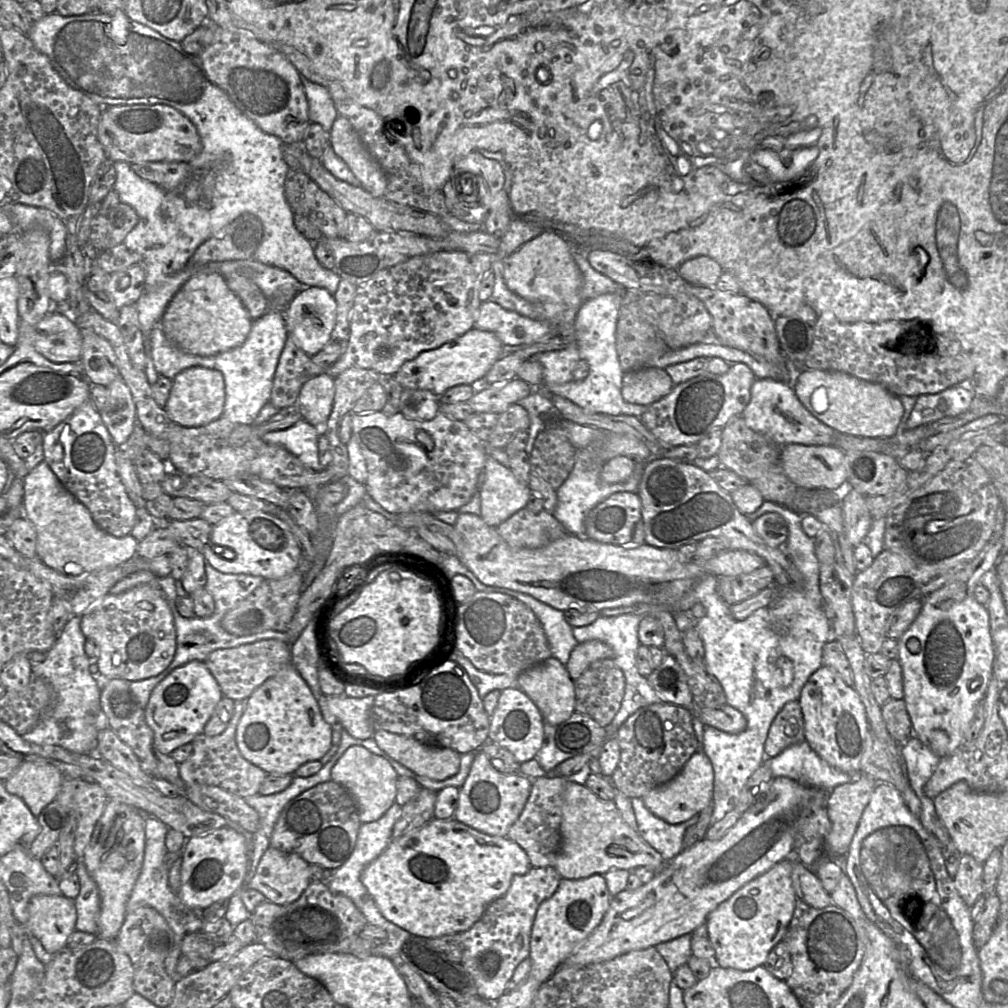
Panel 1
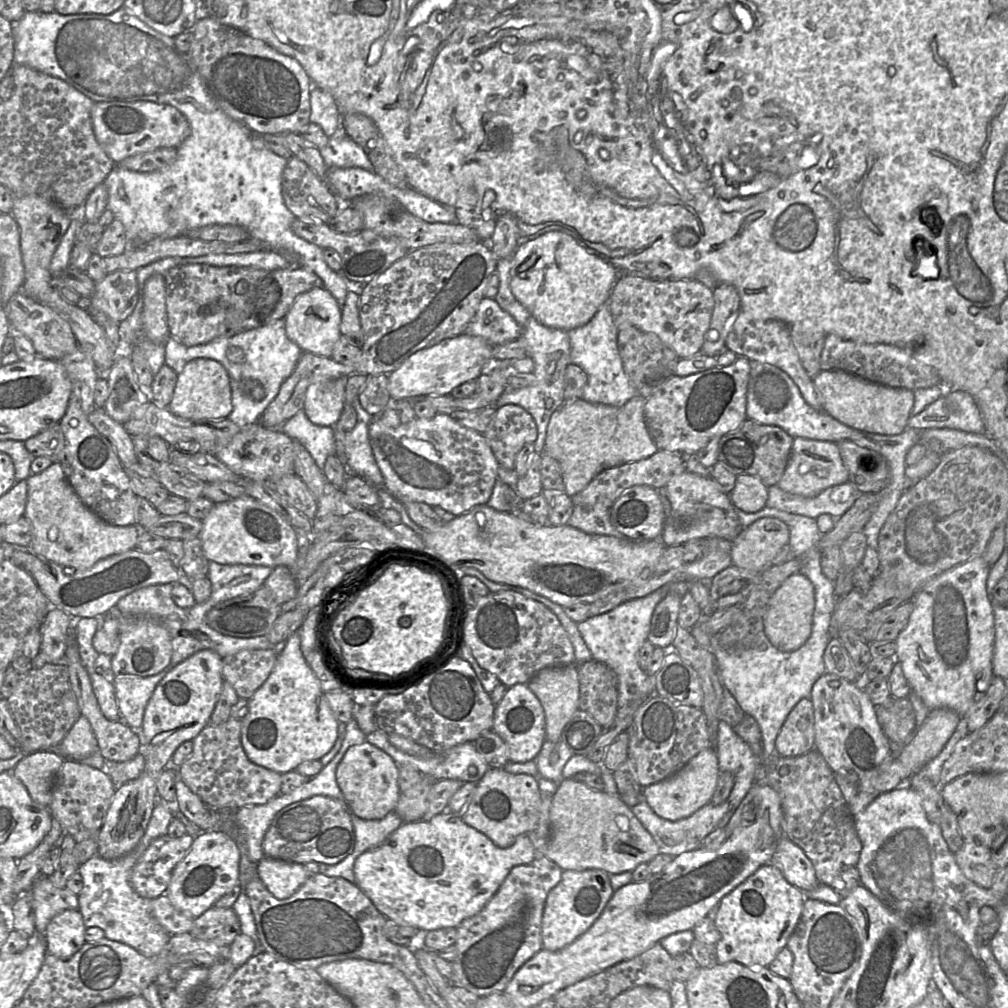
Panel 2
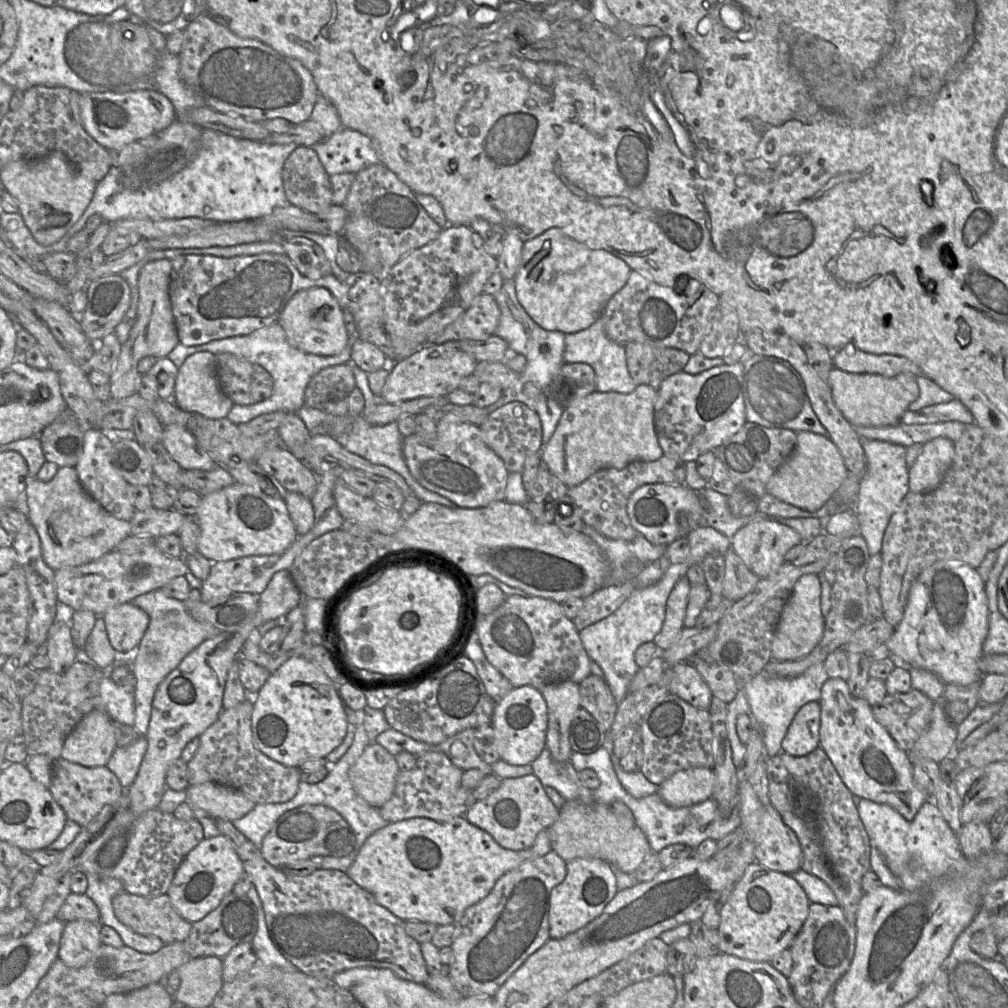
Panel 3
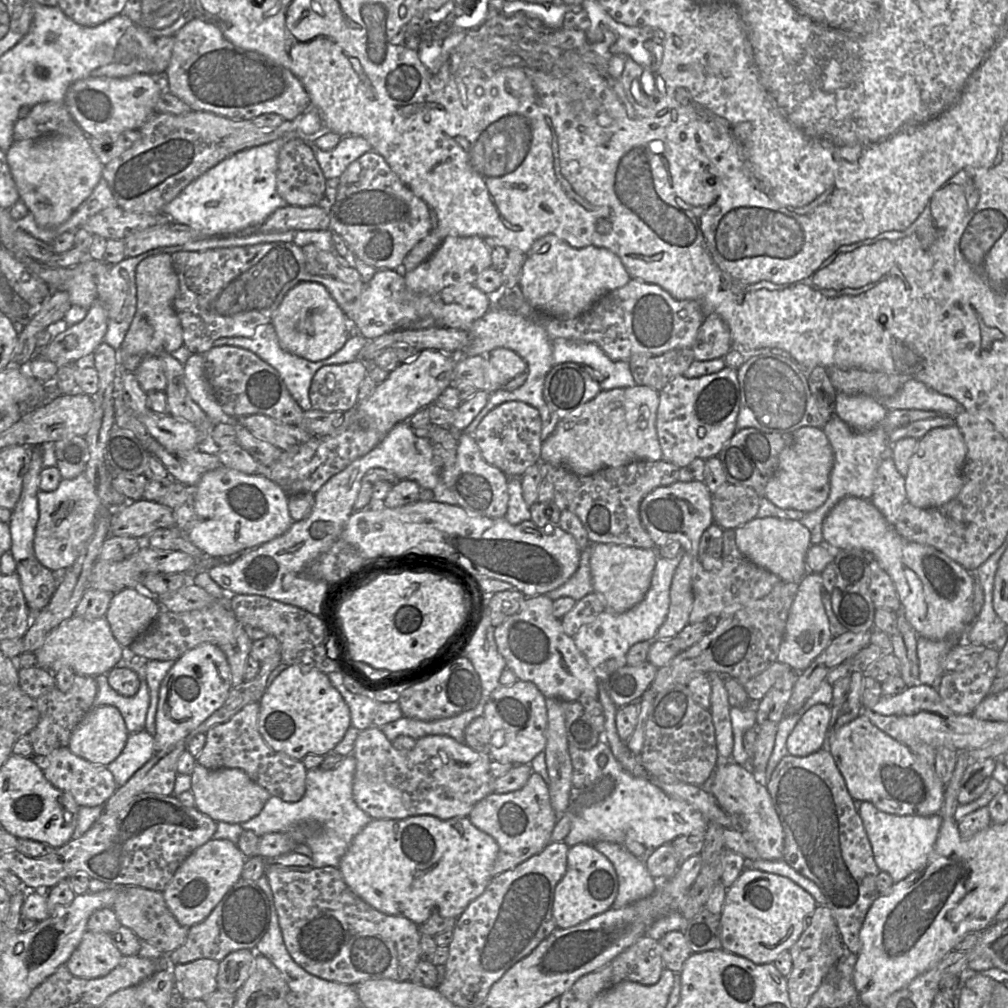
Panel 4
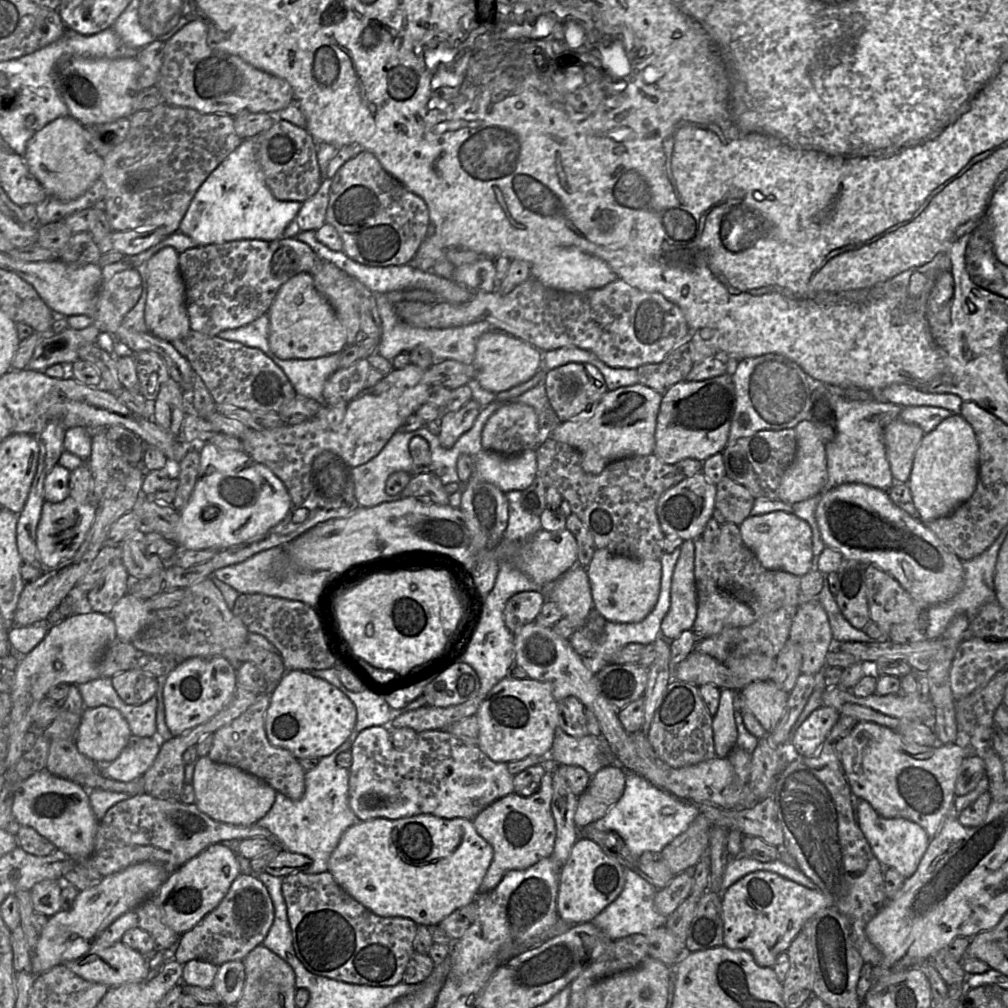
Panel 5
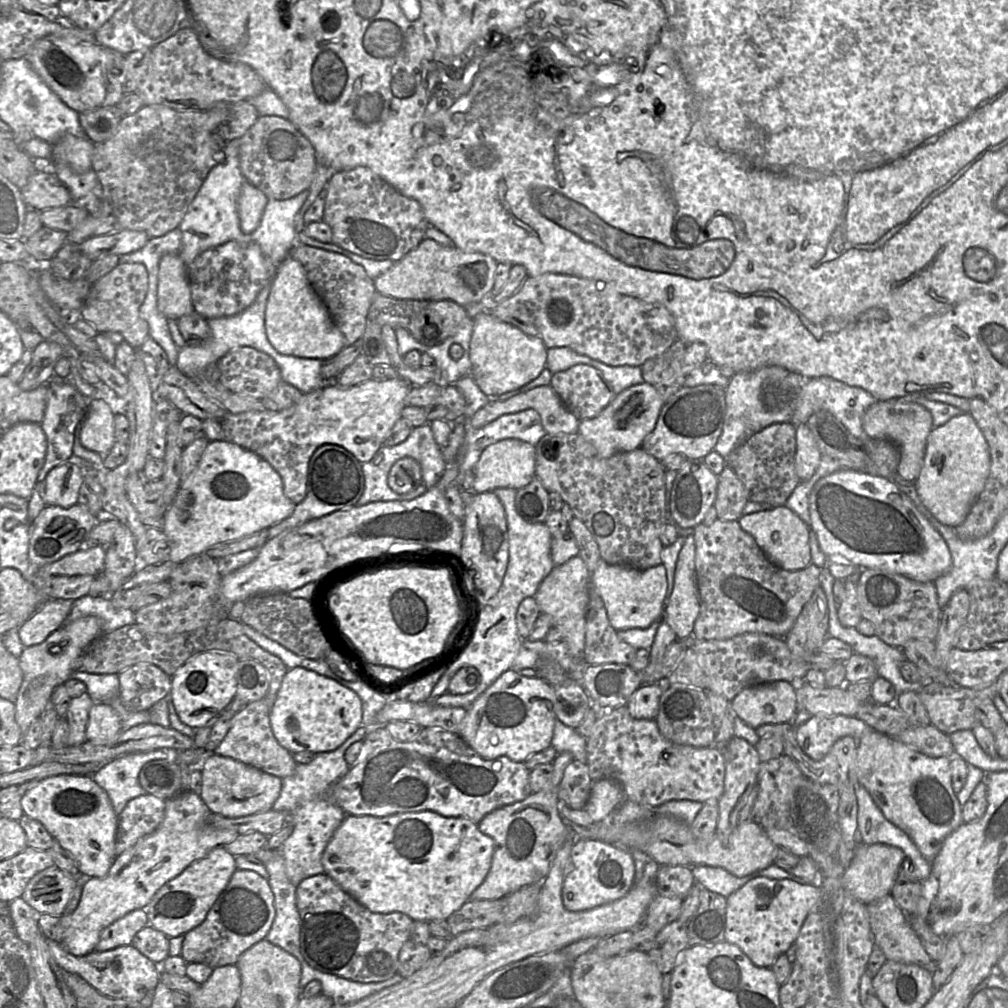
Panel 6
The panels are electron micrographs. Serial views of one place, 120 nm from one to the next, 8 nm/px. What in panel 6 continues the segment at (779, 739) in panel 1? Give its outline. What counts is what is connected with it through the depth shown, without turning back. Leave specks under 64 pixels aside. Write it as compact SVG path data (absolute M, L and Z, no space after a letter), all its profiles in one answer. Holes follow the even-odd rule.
M812 716L795 729L801 750L813 760L821 760L833 744L844 736L858 740L870 728L855 716Z

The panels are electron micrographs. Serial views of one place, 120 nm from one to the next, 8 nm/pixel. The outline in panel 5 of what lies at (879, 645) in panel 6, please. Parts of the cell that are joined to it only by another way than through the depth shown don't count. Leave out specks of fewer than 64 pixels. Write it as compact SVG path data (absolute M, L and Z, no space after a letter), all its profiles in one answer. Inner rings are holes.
M824 575L824 585L817 600L823 606L830 623L834 643L872 642L873 640L862 630L858 630L843 617L838 604L831 594L829 584Z

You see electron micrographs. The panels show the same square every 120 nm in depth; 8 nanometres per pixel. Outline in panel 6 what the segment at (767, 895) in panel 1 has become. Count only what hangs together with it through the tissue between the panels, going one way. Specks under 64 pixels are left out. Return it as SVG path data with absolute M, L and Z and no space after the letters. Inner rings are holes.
M864 844L856 846L854 856L842 878L844 889L865 905L871 904L891 893L898 871L906 859L904 852L885 844ZM755 877L726 898L725 941L738 946L757 967L771 968L775 960L796 941L801 926L815 905L821 887L800 884L790 879Z

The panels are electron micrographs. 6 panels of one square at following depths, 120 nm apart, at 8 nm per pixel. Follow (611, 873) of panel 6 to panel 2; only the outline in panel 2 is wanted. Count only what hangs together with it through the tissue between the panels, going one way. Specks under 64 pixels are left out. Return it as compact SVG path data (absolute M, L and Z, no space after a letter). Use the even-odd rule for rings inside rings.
M599 869L565 870L560 882L547 895L541 925L542 948L558 951L585 933L598 919L614 891L609 874Z

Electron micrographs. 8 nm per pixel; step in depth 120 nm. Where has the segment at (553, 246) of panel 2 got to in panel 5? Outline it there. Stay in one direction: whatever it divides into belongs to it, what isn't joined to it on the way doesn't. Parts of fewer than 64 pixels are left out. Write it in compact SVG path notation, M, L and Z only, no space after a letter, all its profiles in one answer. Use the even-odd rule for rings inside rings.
M577 247L562 248L550 258L532 264L530 274L544 286L565 292L598 289L618 279L618 276L605 261Z

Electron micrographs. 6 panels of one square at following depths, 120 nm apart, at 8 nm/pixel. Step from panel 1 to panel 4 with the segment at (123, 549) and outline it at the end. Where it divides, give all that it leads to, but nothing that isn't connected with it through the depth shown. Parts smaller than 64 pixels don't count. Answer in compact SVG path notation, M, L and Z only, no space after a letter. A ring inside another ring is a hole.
M85 473L73 479L62 479L55 491L40 490L38 492L39 519L34 538L35 554L40 563L58 574L70 568L94 533L97 512L101 505L102 502Z

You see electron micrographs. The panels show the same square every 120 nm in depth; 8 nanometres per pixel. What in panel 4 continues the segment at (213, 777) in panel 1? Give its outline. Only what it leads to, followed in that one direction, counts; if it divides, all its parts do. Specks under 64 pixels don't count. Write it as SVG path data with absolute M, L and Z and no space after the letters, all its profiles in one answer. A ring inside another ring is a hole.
M250 703L227 722L212 727L206 733L206 743L196 762L207 769L238 768L265 788L271 796L286 802L297 802L305 794L307 769L302 760L273 750L258 728L260 704Z

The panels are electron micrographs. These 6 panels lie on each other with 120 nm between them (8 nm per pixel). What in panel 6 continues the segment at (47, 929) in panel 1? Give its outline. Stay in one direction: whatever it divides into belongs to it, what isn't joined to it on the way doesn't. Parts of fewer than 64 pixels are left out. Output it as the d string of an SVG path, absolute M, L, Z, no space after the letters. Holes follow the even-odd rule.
M47 939L50 951L64 971L78 974L101 994L141 1002L150 991L155 991L161 982L160 965L155 964L132 945L120 946L108 951L95 950L84 956L75 956L61 943Z

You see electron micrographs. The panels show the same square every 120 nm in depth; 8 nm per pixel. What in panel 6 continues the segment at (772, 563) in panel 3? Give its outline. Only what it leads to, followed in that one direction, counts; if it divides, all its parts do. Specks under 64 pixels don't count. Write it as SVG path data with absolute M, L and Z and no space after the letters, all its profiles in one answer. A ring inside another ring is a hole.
M786 506L741 516L741 528L750 534L774 565L789 571L801 570L811 564L809 531L804 521Z

